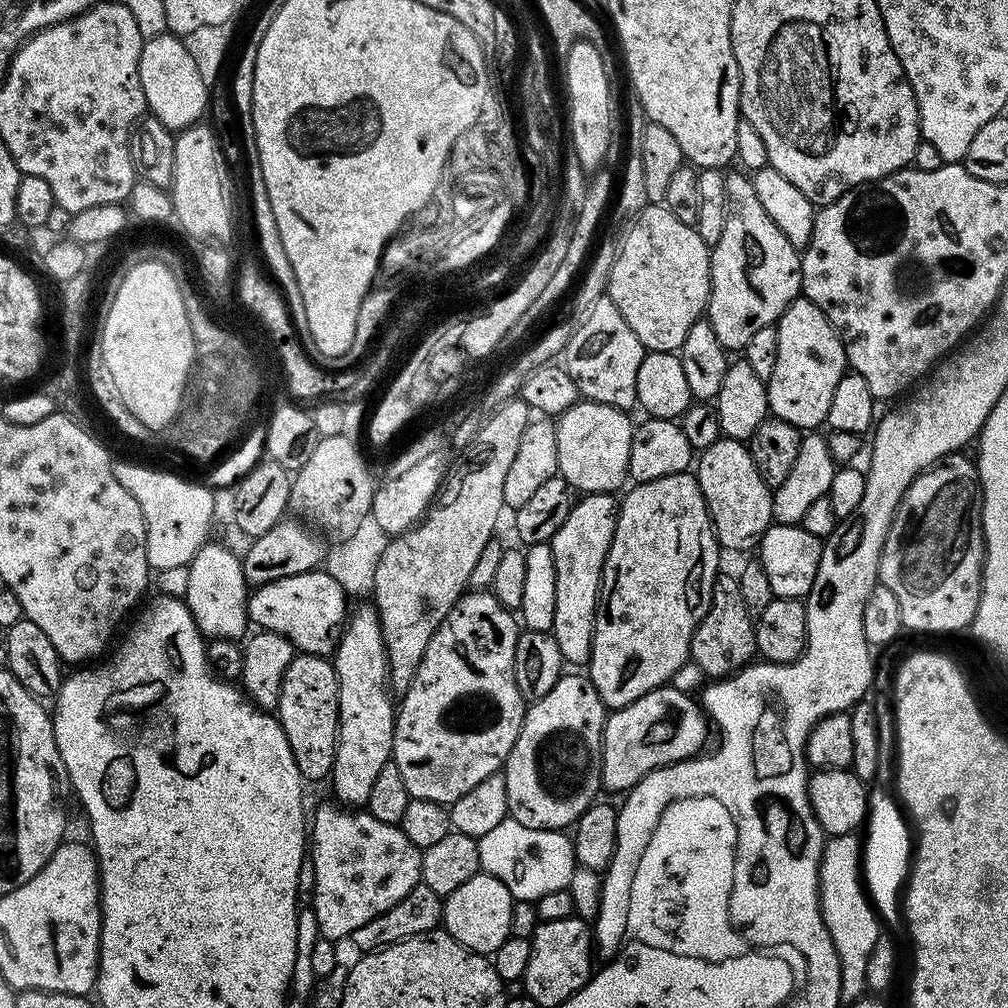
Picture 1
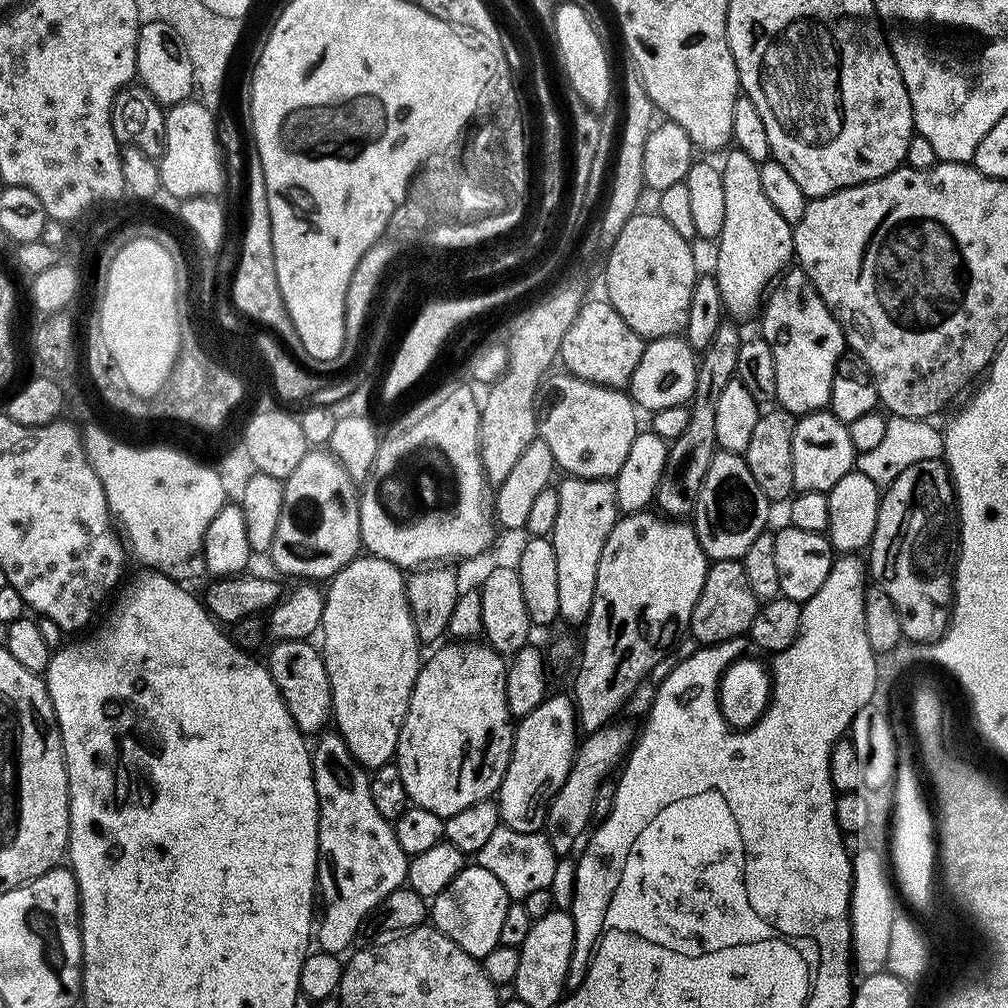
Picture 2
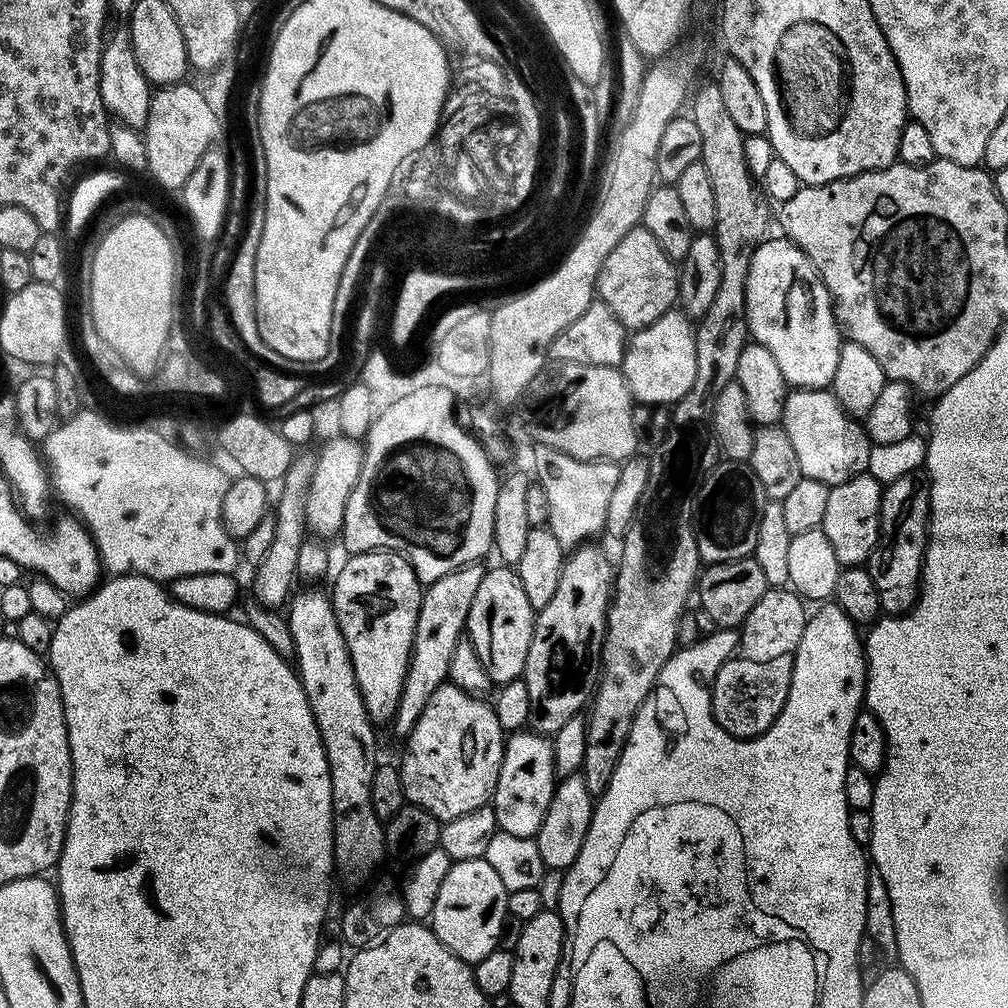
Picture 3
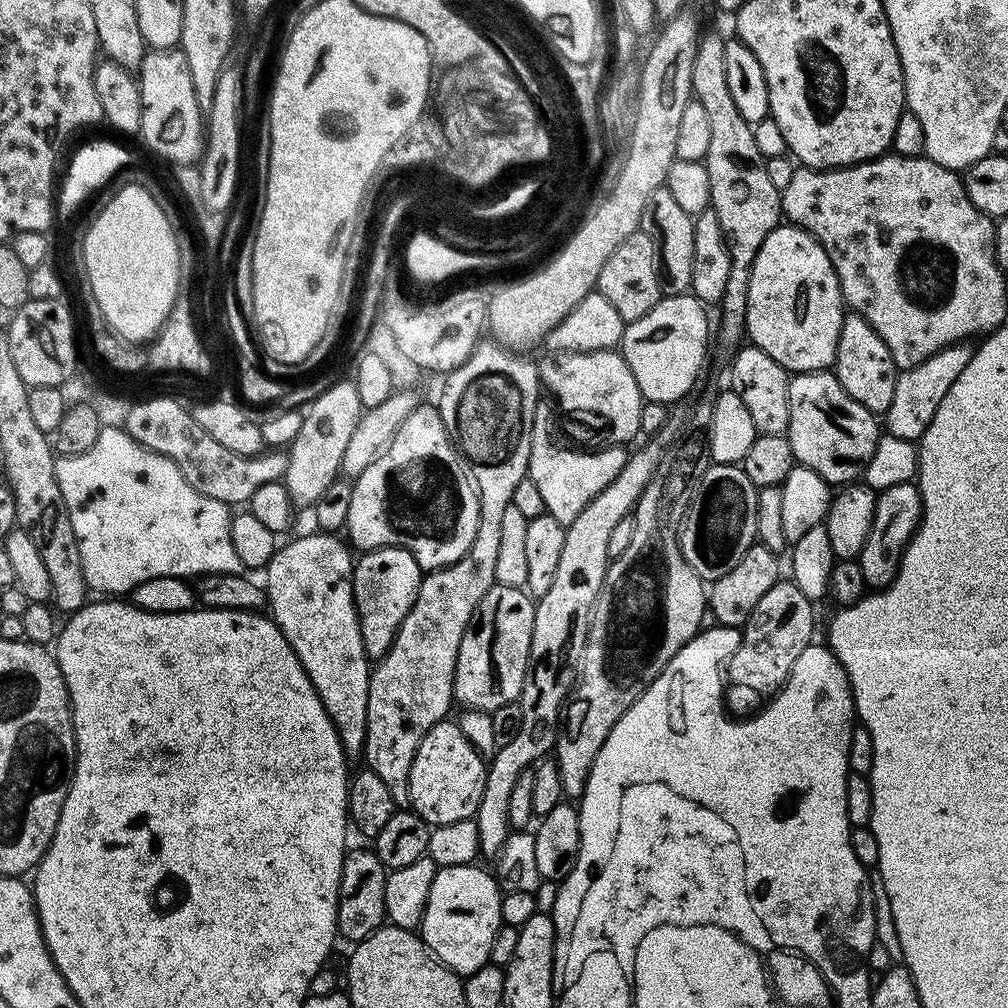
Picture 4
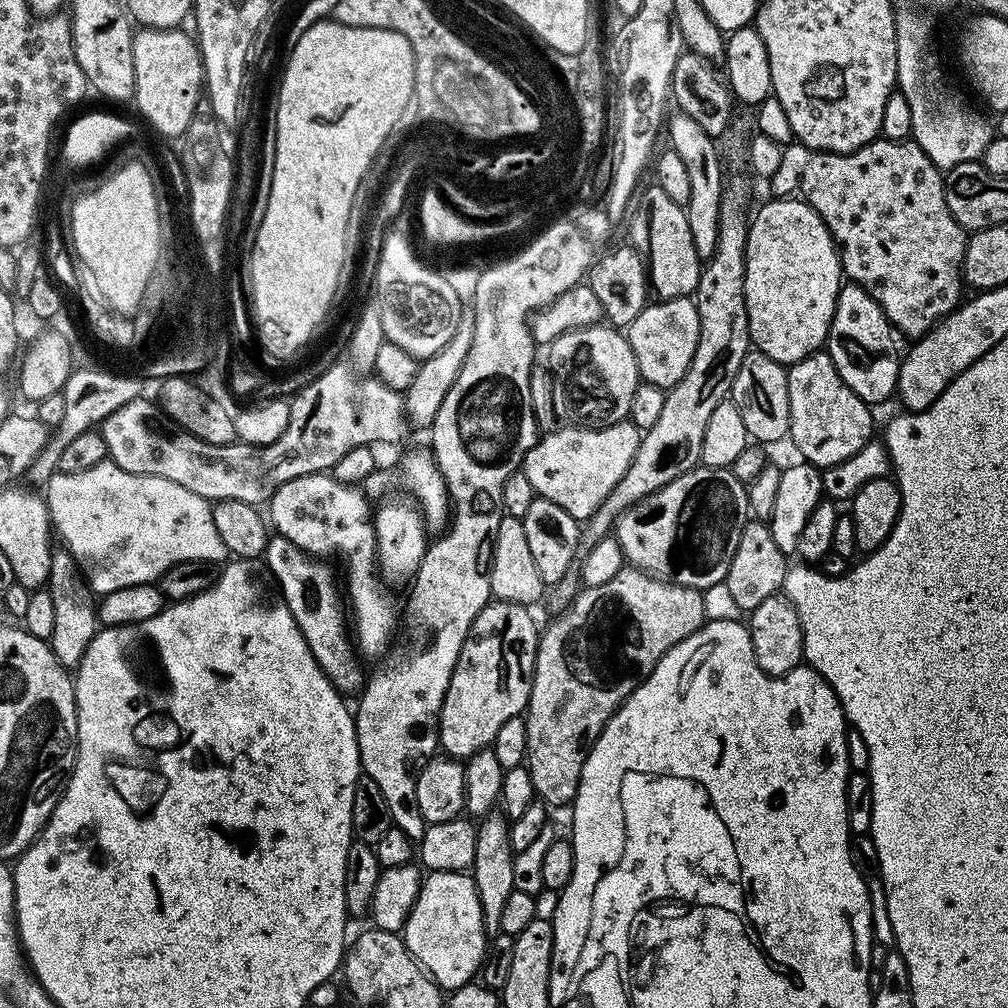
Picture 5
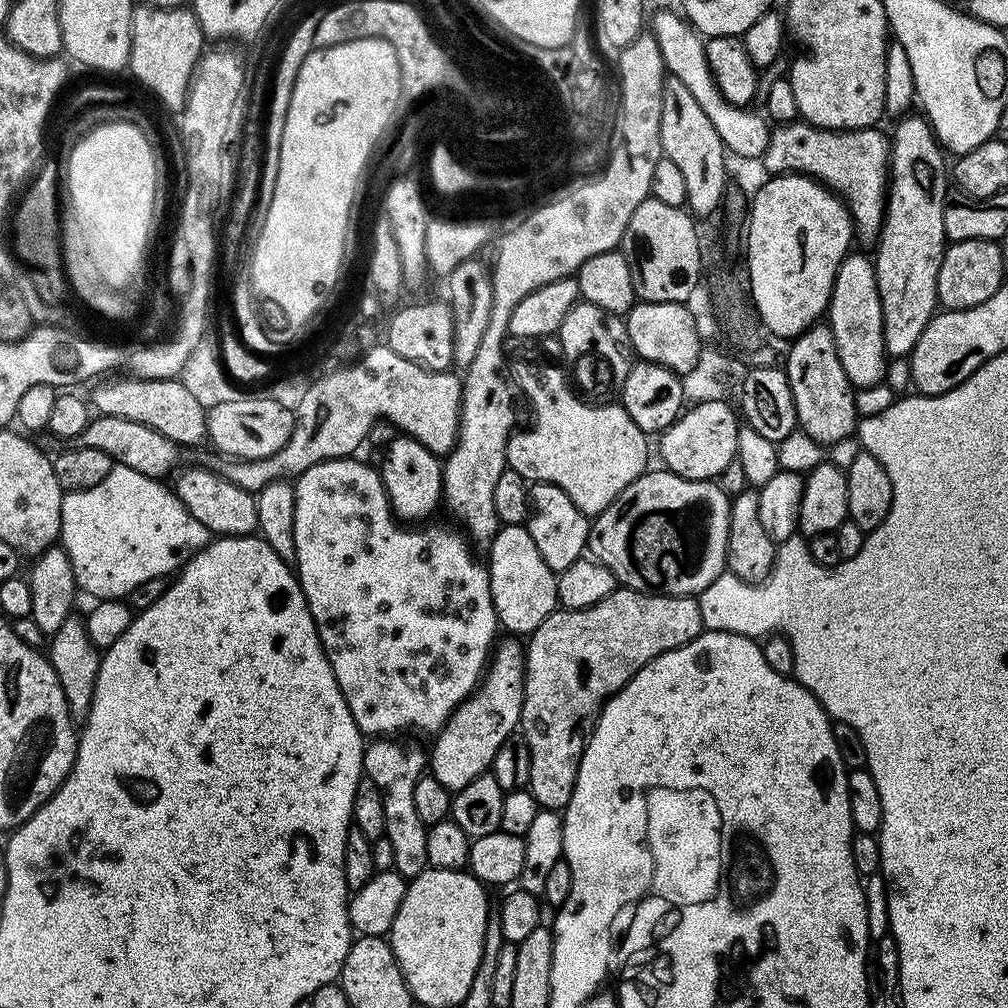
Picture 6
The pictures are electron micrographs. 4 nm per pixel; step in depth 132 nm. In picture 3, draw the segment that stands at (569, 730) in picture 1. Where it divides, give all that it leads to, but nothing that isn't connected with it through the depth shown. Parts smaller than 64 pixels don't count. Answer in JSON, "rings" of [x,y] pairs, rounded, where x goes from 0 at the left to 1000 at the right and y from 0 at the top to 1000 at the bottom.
{"rings":[[[527,724],[507,727],[500,740],[494,776],[486,795],[493,822],[510,831],[529,832],[538,819],[538,812],[542,812],[542,804],[553,777],[548,734],[543,729]]]}

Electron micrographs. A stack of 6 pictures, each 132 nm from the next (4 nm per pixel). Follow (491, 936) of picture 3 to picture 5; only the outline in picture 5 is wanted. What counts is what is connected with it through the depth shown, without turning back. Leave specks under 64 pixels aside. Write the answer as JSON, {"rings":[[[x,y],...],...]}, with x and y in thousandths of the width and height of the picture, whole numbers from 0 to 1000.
{"rings":[[[426,864],[420,870],[415,895],[407,903],[407,911],[400,923],[401,938],[407,946],[417,955],[417,959],[440,982],[451,982],[460,976],[469,975],[468,968],[477,963],[482,947],[482,930],[480,927],[478,899],[475,897],[474,883],[467,868],[459,864],[432,865]]]}

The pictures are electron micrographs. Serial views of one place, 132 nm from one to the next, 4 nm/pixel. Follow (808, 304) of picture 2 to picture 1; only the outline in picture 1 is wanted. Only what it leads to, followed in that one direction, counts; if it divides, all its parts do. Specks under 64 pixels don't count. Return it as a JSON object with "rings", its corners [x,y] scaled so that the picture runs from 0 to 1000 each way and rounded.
{"rings":[[[791,296],[783,302],[769,322],[772,331],[772,359],[760,379],[762,408],[769,416],[784,419],[795,427],[810,427],[821,415],[823,399],[831,379],[839,371],[837,339],[833,330],[808,304],[808,300]]]}

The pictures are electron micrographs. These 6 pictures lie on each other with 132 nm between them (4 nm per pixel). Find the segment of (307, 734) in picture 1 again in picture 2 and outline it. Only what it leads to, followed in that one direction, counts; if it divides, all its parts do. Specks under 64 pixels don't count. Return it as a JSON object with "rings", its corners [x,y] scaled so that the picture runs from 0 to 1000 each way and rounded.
{"rings":[[[305,634],[276,635],[269,642],[270,648],[264,654],[264,662],[284,696],[284,704],[288,704],[288,712],[292,712],[303,728],[322,725],[324,718],[321,717],[324,714],[326,717],[329,710],[329,686],[318,644],[314,640],[313,643]]]}

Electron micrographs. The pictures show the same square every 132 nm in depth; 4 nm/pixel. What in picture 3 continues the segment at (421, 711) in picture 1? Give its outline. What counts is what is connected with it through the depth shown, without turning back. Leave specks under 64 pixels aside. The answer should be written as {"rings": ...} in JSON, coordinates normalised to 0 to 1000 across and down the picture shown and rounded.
{"rings":[[[447,677],[435,680],[400,735],[401,751],[395,754],[395,761],[402,795],[423,804],[438,815],[481,801],[487,795],[488,786],[494,776],[501,737],[502,727],[483,693],[468,690]]]}

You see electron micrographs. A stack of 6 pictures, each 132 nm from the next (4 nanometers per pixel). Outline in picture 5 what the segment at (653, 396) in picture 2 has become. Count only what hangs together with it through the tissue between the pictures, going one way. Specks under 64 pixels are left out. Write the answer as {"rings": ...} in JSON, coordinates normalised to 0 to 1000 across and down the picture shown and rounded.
{"rings":[[[674,294],[671,298],[644,301],[642,306],[623,322],[621,332],[625,347],[633,359],[635,376],[657,386],[668,385],[681,371],[692,343],[692,308],[689,297]]]}

